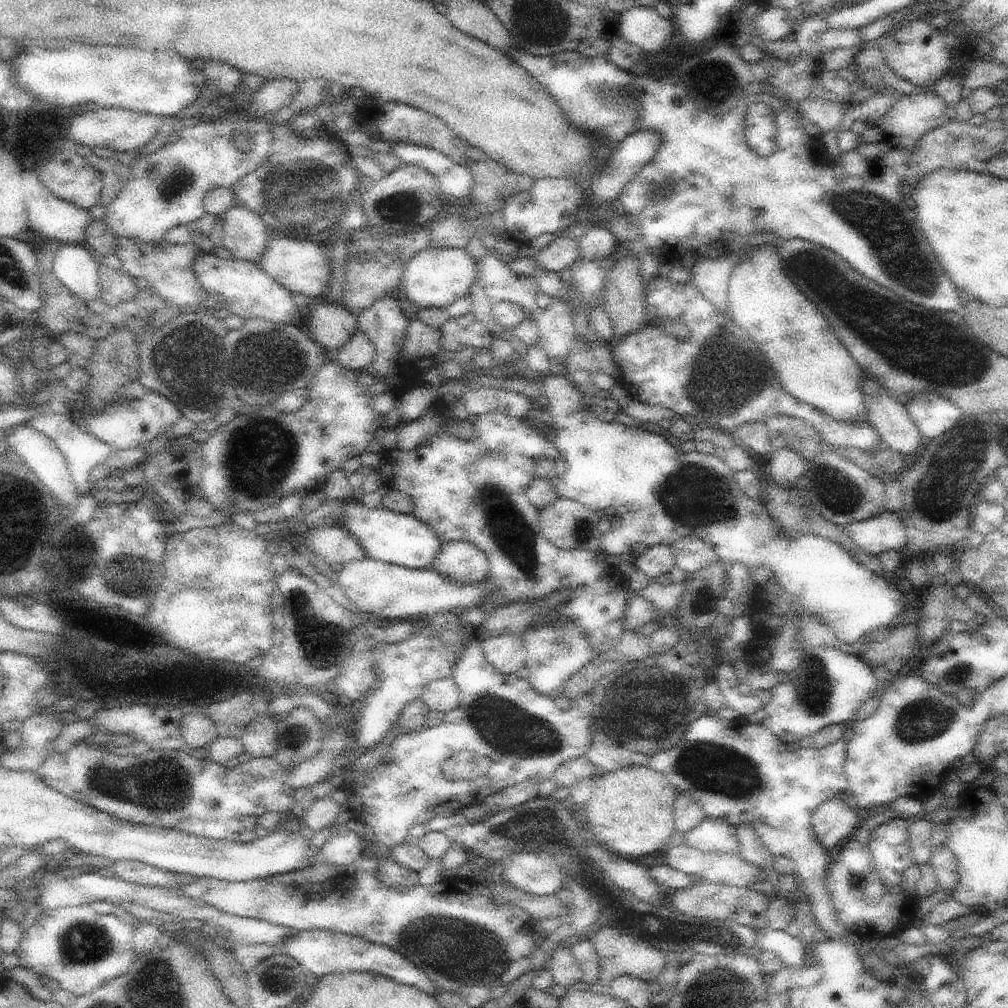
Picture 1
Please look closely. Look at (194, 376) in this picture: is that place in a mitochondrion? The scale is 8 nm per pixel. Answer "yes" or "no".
yes

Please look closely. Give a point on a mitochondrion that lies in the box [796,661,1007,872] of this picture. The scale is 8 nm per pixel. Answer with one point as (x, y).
(920, 720)

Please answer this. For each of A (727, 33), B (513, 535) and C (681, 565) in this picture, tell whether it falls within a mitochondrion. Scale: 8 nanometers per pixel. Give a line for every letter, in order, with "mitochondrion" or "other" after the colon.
A: other
B: mitochondrion
C: other

